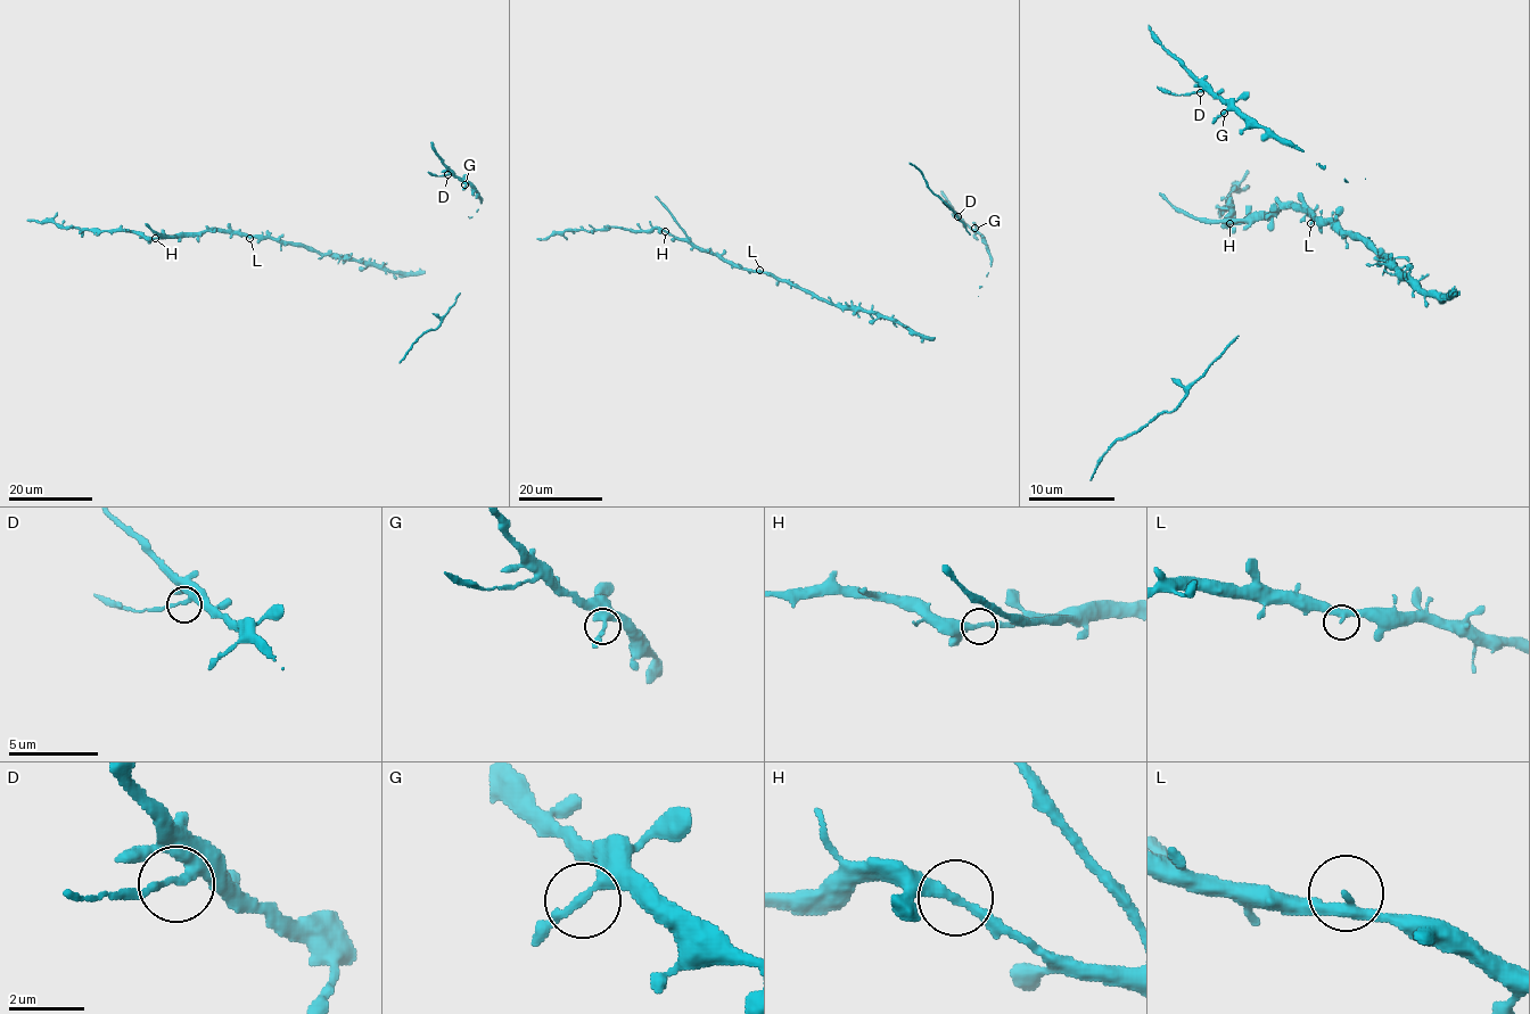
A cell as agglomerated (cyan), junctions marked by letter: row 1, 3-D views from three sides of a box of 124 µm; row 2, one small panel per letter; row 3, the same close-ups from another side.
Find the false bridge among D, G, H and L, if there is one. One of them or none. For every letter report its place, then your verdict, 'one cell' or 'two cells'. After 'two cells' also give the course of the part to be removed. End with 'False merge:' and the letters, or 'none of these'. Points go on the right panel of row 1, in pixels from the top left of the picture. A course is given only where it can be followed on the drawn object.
D: at (1200, 92); two cells; foreign part runs (1200, 91), (1178, 96), (1157, 87)
G: at (1224, 113); one cell
H: at (1230, 223); one cell
L: at (1310, 223); one cell
False merge: D

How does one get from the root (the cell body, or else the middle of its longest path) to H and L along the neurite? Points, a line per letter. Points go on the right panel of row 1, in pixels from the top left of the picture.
H: (1382, 256), (1366, 241), (1345, 235), (1334, 223), (1323, 223), (1301, 208), (1280, 208), (1230, 223)
L: (1382, 256), (1366, 241), (1345, 235), (1334, 223), (1310, 223)

